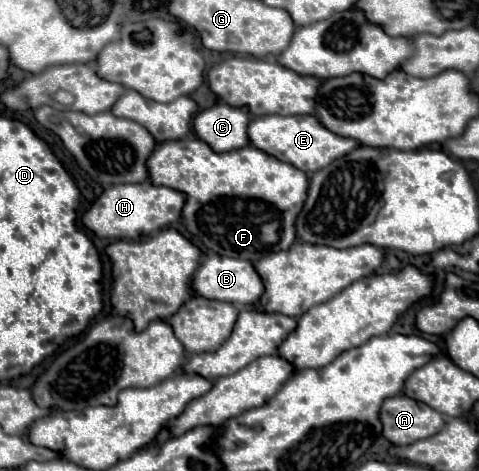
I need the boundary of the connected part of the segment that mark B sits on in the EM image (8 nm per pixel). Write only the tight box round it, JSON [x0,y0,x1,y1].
[191,254,263,306]

